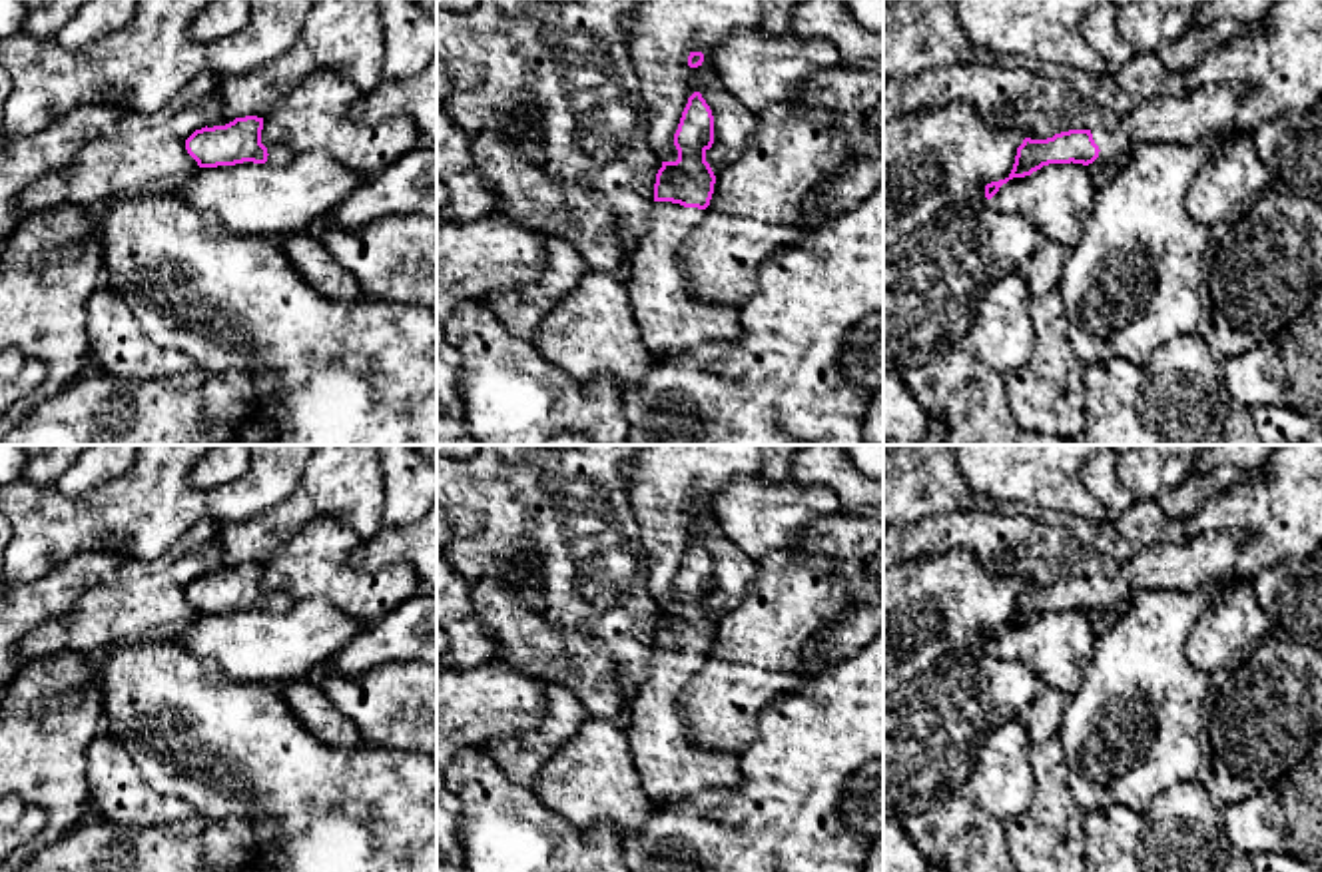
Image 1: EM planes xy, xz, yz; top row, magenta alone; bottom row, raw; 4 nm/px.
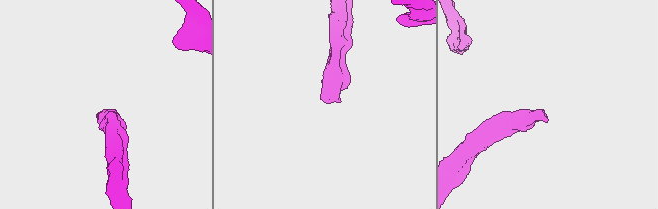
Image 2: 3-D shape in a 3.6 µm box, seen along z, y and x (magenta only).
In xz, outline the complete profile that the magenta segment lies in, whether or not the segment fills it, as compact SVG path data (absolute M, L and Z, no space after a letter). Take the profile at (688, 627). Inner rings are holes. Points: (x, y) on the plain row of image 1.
M694 539L674 581L678 607L662 609L656 621L654 654L628 710L634 766L656 808L742 780L738 754L692 744L682 714L682 694L714 641L716 623L706 609L712 591L712 557Z

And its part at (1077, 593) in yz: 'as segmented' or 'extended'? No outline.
extended

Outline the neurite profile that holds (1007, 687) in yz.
M991 647L947 653L883 696L883 818L899 820L961 794L973 760L1001 724L1027 718L1045 682L1029 666L1001 660Z

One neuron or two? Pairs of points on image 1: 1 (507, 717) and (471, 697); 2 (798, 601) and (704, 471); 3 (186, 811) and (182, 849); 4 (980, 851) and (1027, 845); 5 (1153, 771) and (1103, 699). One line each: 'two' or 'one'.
1: one
2: two
3: two
4: two
5: one

